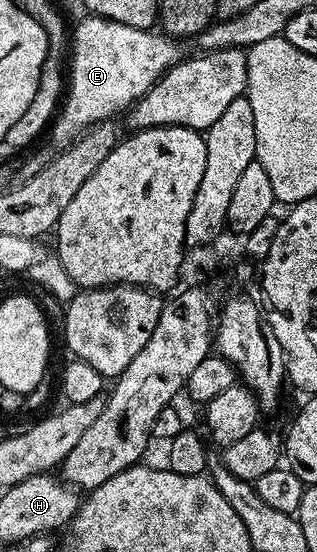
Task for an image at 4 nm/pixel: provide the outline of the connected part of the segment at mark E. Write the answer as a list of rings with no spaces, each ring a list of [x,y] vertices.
[[[84,16],[80,23],[76,26],[76,31],[71,31],[70,34],[70,62],[72,58],[72,68],[70,64],[70,73],[66,78],[66,97],[62,102],[62,109],[55,115],[54,121],[50,126],[50,134],[52,132],[52,138],[57,142],[57,147],[63,148],[70,143],[75,142],[77,138],[80,137],[84,131],[89,130],[92,126],[98,125],[100,122],[107,122],[109,120],[115,119],[118,114],[127,111],[129,108],[135,106],[136,101],[146,93],[146,91],[160,79],[163,74],[171,68],[171,66],[177,66],[180,61],[182,61],[182,53],[180,54],[181,43],[177,39],[163,33],[157,32],[155,29],[151,30],[139,30],[138,28],[130,28],[130,24],[118,24],[114,20],[109,18],[97,18],[95,16]]]

